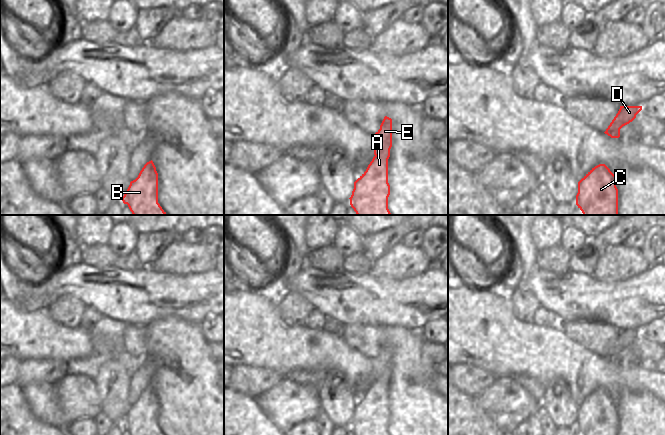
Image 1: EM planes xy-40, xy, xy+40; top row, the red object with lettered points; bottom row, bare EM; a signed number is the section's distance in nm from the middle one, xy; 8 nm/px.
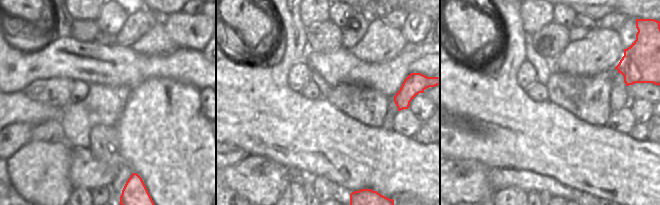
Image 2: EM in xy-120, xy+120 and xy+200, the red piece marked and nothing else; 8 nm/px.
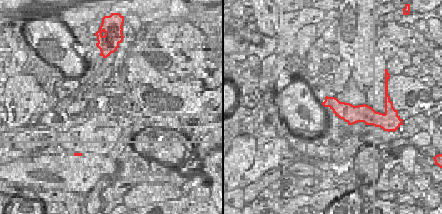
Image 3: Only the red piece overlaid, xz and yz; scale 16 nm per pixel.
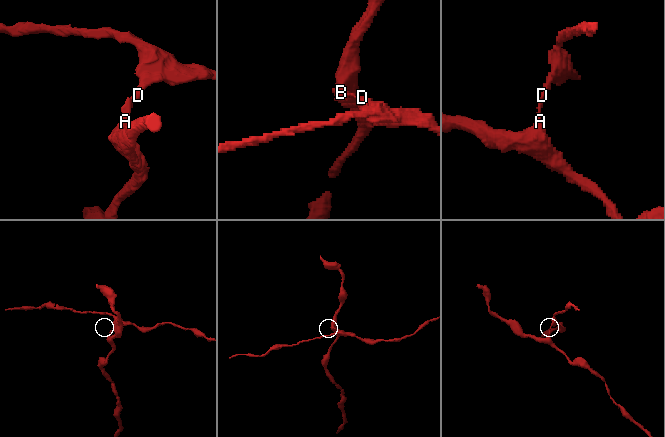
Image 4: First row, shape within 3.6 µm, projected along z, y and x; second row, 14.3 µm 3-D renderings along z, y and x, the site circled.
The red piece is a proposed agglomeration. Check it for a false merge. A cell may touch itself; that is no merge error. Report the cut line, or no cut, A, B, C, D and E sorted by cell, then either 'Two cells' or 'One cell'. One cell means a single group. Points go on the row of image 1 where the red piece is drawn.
Split along xy (391, 141), (375, 155). Groups: A B C / D E. Two cells

